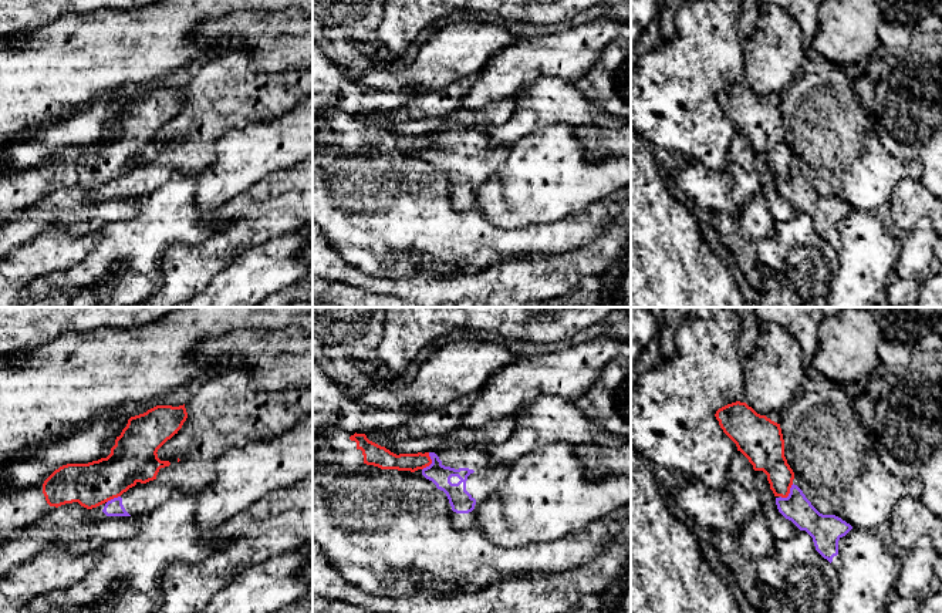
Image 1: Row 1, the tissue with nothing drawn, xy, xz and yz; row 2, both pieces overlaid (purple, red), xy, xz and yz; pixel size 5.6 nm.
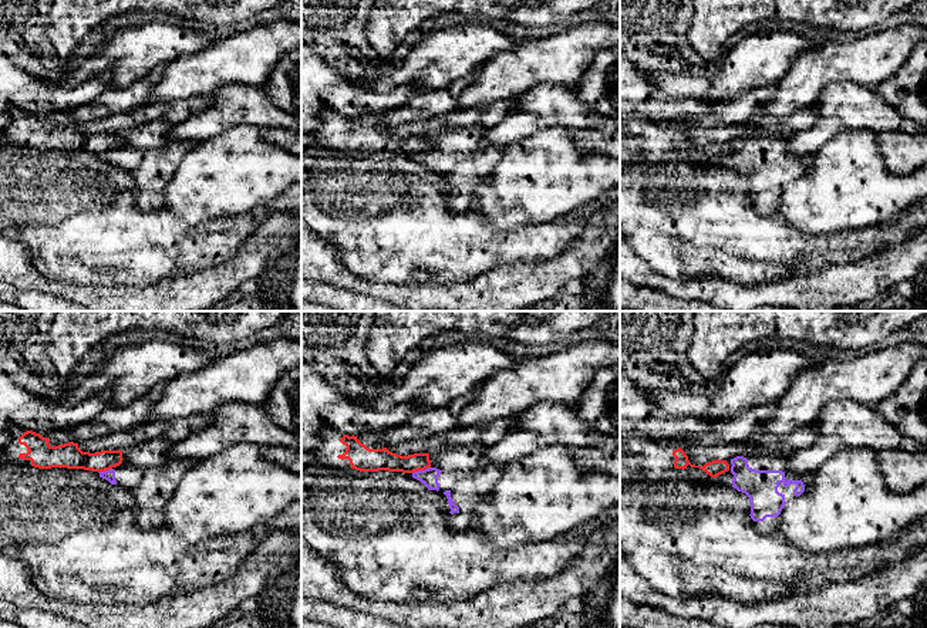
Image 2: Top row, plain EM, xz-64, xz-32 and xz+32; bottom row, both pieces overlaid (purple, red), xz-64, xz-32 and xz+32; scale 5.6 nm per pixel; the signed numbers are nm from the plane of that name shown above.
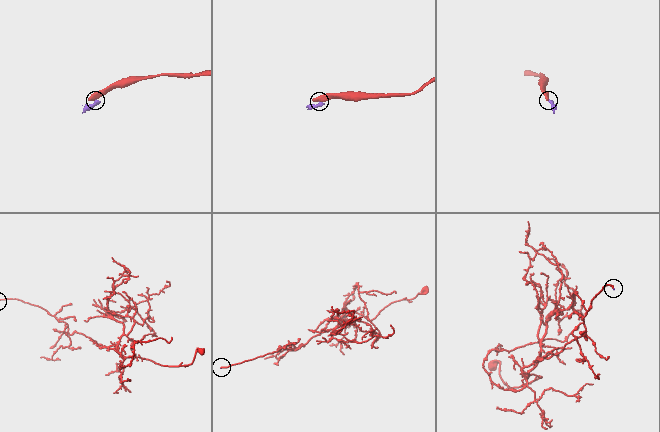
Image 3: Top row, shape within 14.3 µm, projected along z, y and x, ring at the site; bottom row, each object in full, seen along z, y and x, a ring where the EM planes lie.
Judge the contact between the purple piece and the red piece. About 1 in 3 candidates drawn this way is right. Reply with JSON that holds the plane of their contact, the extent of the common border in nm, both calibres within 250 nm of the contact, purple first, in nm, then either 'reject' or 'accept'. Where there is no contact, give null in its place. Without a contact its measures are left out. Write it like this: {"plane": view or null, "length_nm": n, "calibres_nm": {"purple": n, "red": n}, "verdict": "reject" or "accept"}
{"plane": "xz", "length_nm": 110, "calibres_nm": {"purple": 120, "red": 100}, "verdict": "reject"}

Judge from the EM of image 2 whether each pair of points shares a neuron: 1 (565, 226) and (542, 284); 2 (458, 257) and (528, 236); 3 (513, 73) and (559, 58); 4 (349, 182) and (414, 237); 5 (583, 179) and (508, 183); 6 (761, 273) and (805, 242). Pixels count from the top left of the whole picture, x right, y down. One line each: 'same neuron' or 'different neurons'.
1: different neurons
2: same neuron
3: same neuron
4: same neuron
5: same neuron
6: different neurons

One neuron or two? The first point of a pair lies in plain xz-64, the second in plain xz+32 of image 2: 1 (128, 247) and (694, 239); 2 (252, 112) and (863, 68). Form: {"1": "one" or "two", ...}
{"1": "one", "2": "two"}

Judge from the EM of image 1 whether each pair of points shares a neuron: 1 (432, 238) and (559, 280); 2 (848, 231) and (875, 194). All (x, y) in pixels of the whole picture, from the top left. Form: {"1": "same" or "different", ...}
{"1": "different", "2": "different"}

